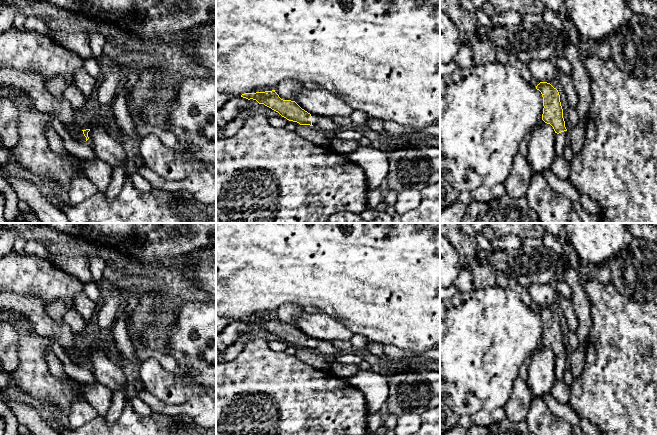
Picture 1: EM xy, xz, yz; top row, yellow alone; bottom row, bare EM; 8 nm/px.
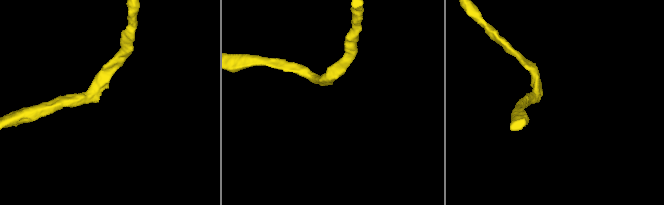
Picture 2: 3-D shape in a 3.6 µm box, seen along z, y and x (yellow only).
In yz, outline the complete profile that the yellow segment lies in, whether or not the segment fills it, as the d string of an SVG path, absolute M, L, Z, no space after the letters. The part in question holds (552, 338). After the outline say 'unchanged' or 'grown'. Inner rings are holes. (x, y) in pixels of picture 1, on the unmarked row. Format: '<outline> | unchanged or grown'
M540 306L536 313L543 321L542 344L550 348L555 355L555 379L563 380L565 368L568 362L568 356L563 342L563 333L560 326L560 319L556 312L550 307Z | grown

